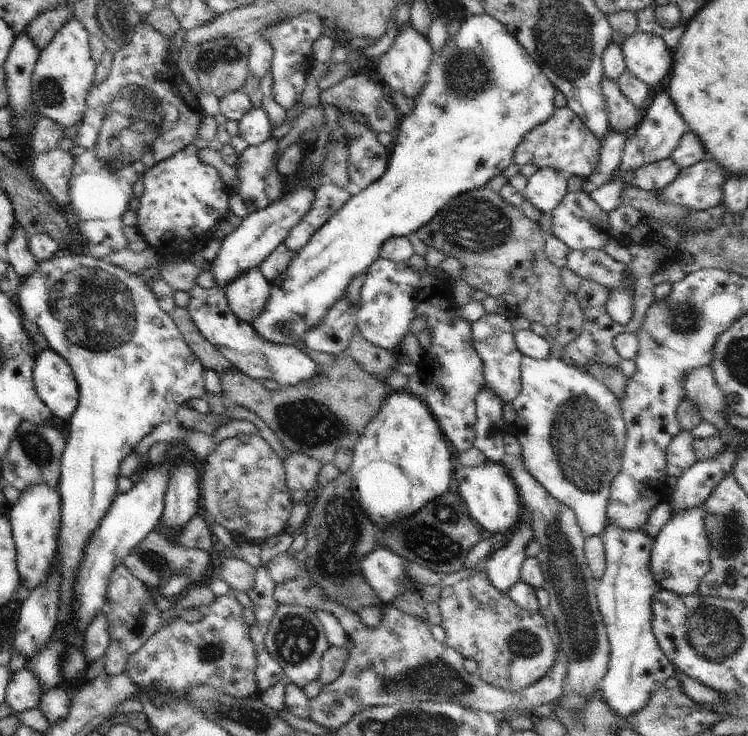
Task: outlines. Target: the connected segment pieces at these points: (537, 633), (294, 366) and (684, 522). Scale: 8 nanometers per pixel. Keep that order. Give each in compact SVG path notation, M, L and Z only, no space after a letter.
M485 569L469 578L443 588L438 603L441 625L446 631L445 644L464 658L478 663L476 674L485 683L510 693L536 684L555 663L557 644L538 611L528 612L510 598L508 591L497 589Z
M197 282L189 290L190 300L187 311L192 317L200 334L210 341L233 366L253 380L274 380L278 386L285 387L298 384L318 374L318 363L311 360L298 347L273 343L257 335L251 324L236 318L230 307L224 290L214 286L202 288Z
M698 505L687 511L672 515L655 538L650 566L654 580L660 588L679 594L691 595L697 592L700 579L711 569L709 540L705 531L704 507Z

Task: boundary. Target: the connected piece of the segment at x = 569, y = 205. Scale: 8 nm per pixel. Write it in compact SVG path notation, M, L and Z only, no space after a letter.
M568 191L560 204L556 205L552 213L552 234L562 240L571 251L603 249L604 245L612 238L607 212L604 212L590 195L584 191Z

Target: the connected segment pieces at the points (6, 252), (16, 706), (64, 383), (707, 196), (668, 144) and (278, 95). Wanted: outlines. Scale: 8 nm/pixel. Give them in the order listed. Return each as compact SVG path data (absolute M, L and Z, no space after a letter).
M17 222L14 236L8 241L6 248L1 252L4 258L14 268L21 284L39 269L39 262L28 249L30 235Z
M26 666L12 675L5 692L5 701L15 712L20 713L36 708L42 695L42 681Z
M41 350L33 368L33 383L51 413L69 421L79 403L79 388L68 361L55 350Z
M707 157L693 164L691 167L682 169L678 176L662 190L657 191L659 200L663 203L674 203L687 209L707 209L720 205L723 202L723 186L728 180L723 168Z
M667 90L653 97L652 104L641 114L638 125L628 135L618 169L629 171L667 159L678 146L680 139L688 132L688 125L677 111Z
M305 12L300 16L292 17L292 20L269 27L262 32L266 35L274 47L271 64L273 74L273 99L284 108L290 110L299 102L299 98L306 88L307 76L315 61L313 56L313 44L323 33L323 22L315 12Z

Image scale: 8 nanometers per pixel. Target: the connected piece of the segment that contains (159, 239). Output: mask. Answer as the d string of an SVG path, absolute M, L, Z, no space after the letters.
M198 137L174 156L149 168L142 177L144 191L139 198L140 207L135 211L135 226L141 238L162 255L191 254L202 250L212 240L218 223L230 213L230 188L222 180L219 170L204 164L199 157L204 147L219 151L222 144L217 139L207 142Z

